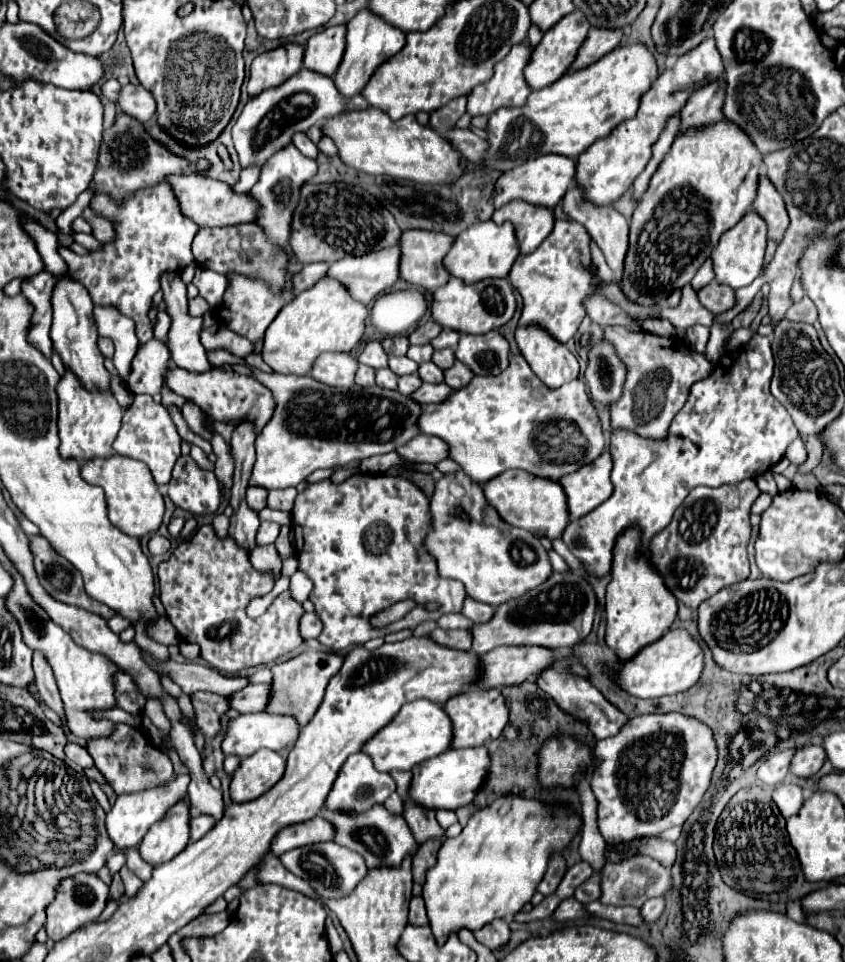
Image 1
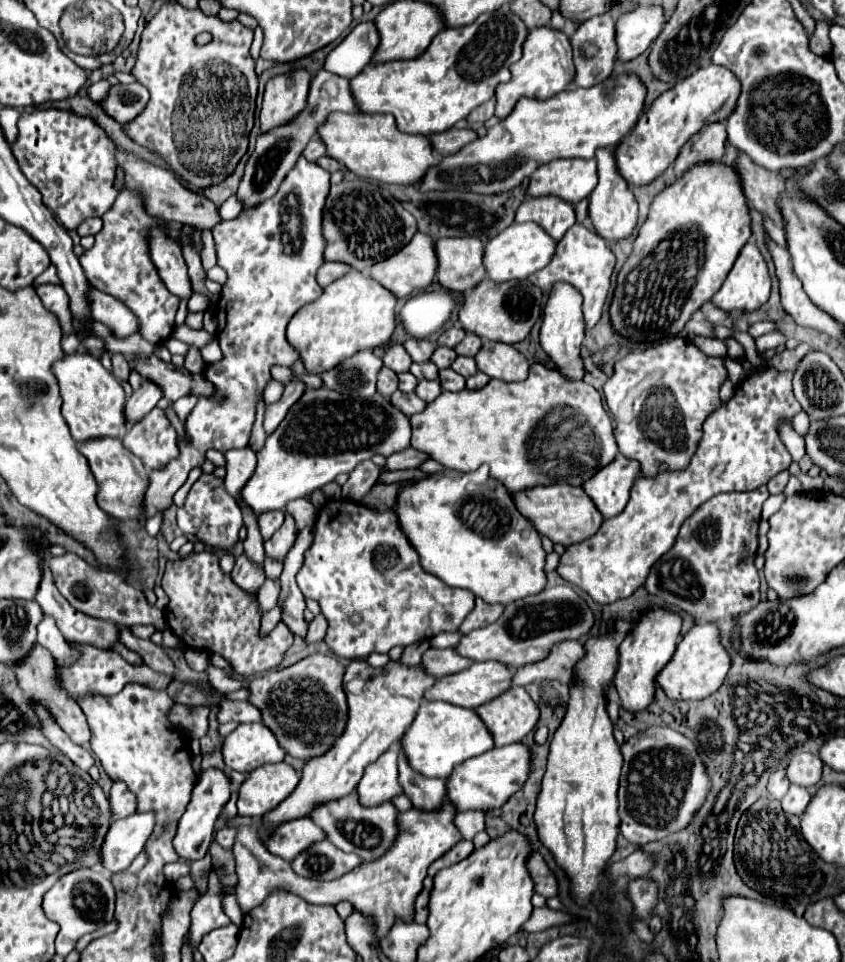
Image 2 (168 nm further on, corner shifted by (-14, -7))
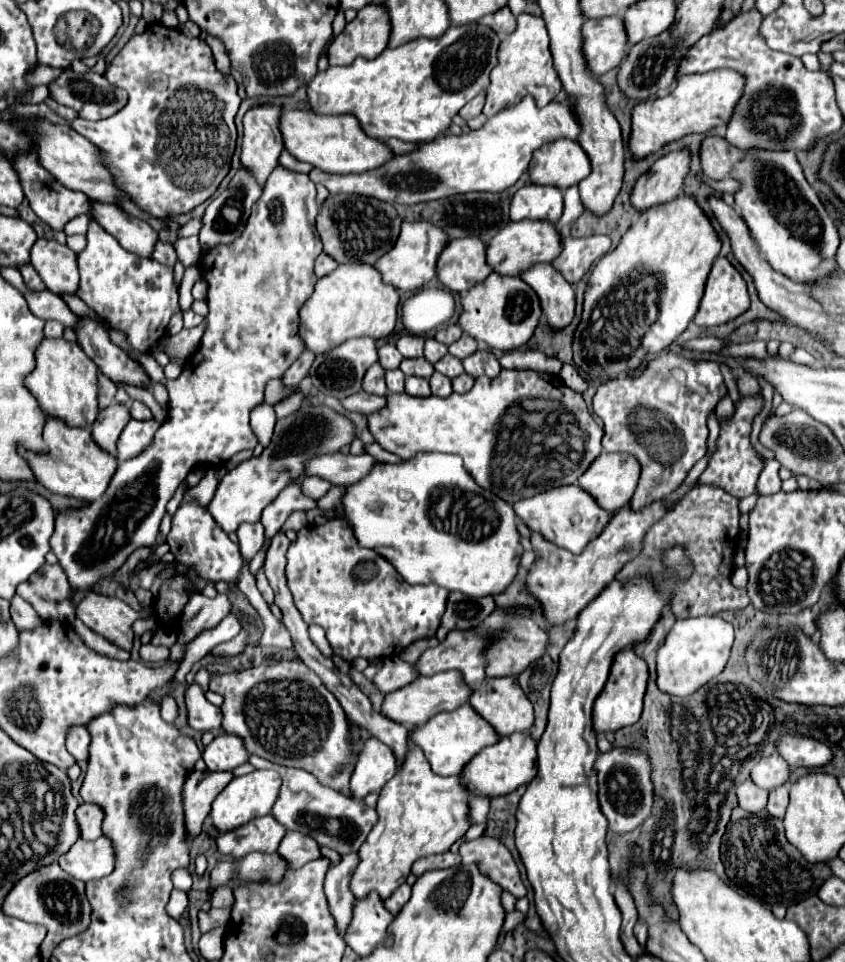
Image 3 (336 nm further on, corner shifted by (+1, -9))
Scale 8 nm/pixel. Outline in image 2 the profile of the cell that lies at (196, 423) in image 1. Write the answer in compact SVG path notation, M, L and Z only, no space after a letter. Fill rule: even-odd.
M301 156L271 200L265 200L233 220L219 222L213 228L217 264L227 272L227 282L223 284L215 308L219 318L217 342L223 358L215 364L207 364L203 372L205 380L213 384L215 394L199 398L187 416L187 440L179 438L179 456L169 460L161 470L149 472L143 514L137 518L141 526L157 512L171 508L173 494L185 484L189 472L205 462L209 448L225 454L231 448L245 448L249 444L257 402L271 380L271 366L293 366L299 360L299 352L287 342L285 330L291 316L323 292L315 274L325 262L323 252L327 244L321 222L327 192L329 172ZM287 198L293 198L293 214L287 214Z

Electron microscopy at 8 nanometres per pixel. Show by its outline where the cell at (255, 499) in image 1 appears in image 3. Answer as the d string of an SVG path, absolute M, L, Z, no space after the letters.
M260 522L256 524L242 524L236 530L236 536L240 540L240 552L246 560L252 560L256 556L256 552L262 548L264 544L264 528Z

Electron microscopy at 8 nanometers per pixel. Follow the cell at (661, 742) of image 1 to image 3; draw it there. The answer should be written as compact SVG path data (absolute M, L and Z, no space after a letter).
M612 748L606 754L600 754L596 762L598 770L598 798L604 816L608 818L610 830L614 834L628 834L634 828L642 826L654 806L654 782L652 782L652 760L642 750L630 748Z

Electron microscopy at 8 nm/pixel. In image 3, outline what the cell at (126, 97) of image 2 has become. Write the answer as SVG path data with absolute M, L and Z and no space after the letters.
M64 70L62 76L50 84L52 98L70 106L86 120L104 120L122 110L128 102L126 90L112 86L100 74L76 74Z

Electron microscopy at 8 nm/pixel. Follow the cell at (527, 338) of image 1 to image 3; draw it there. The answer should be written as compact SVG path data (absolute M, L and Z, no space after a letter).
M552 264L532 266L532 270L528 270L528 274L522 274L520 278L536 292L542 314L546 316L546 322L552 330L562 330L572 322L576 308L574 288L564 282L560 272L556 272Z

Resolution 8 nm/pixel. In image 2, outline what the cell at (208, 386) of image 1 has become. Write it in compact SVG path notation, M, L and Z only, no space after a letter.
M131 356L129 366L137 374L141 374L141 378L155 382L163 390L163 398L171 402L187 394L211 396L215 392L203 376L193 376L185 368L175 368L173 364L167 364L157 356L149 356L149 358Z

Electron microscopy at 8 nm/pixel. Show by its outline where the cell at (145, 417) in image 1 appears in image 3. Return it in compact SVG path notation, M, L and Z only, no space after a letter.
M130 420L118 438L116 458L124 462L124 460L130 460L142 454L152 444L158 428L160 424L154 420Z

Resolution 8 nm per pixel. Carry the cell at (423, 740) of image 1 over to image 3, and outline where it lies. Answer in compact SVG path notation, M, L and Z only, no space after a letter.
M464 704L464 706L460 706L460 710L440 712L436 716L432 716L426 724L412 726L408 732L408 740L412 742L412 746L416 746L424 752L430 768L438 776L456 776L462 772L466 762L470 762L484 746L494 744L498 740L498 734L492 730L492 726L488 728L488 722L484 722L472 710L470 704Z

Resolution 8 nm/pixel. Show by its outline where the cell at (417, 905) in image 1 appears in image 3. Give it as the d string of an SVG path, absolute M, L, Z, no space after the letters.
M402 884L402 886L384 902L384 906L396 916L408 900L410 900L410 886L408 886L408 884Z

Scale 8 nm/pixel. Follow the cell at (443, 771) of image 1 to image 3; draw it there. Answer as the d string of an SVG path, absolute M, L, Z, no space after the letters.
M516 732L508 738L500 738L496 744L486 746L480 754L476 754L460 772L460 784L472 796L494 798L504 796L522 784L528 784L536 776L536 772L536 742L530 738L530 734Z

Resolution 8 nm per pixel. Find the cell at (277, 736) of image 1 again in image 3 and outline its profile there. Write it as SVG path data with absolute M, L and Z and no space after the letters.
M236 734L216 736L202 752L202 760L208 770L234 770L248 762L248 750L244 740Z

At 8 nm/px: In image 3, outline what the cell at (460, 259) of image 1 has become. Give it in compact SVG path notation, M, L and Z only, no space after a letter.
M520 220L520 222L508 222L488 244L486 248L486 262L488 266L502 274L502 276L520 276L528 268L542 264L542 262L552 262L560 254L560 238L556 228L550 222L530 222L530 220Z

